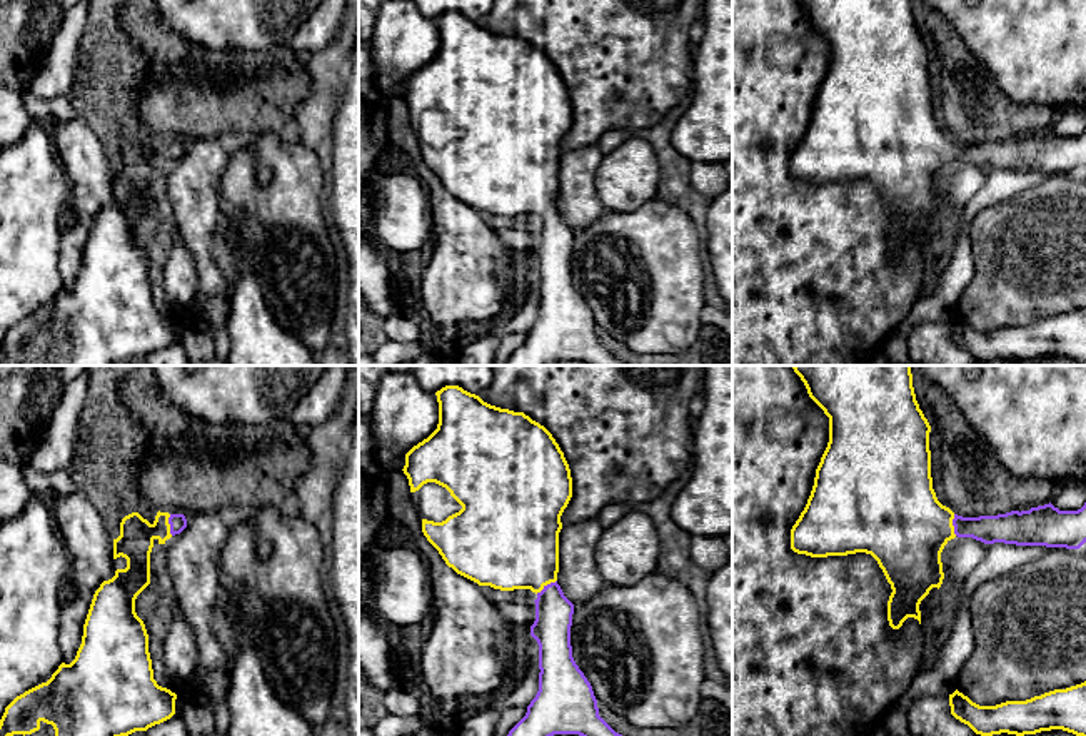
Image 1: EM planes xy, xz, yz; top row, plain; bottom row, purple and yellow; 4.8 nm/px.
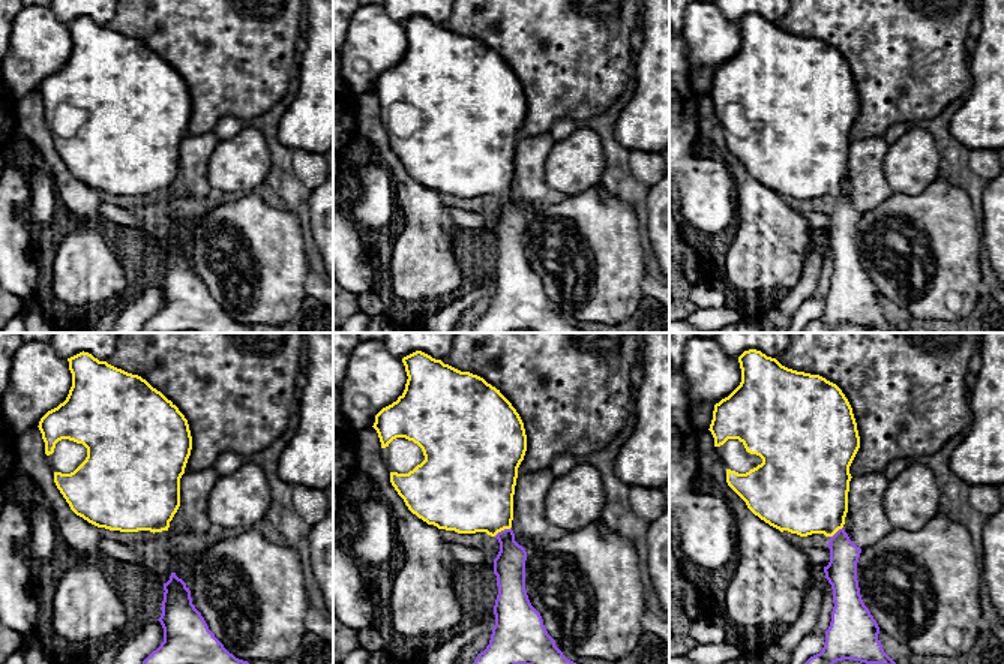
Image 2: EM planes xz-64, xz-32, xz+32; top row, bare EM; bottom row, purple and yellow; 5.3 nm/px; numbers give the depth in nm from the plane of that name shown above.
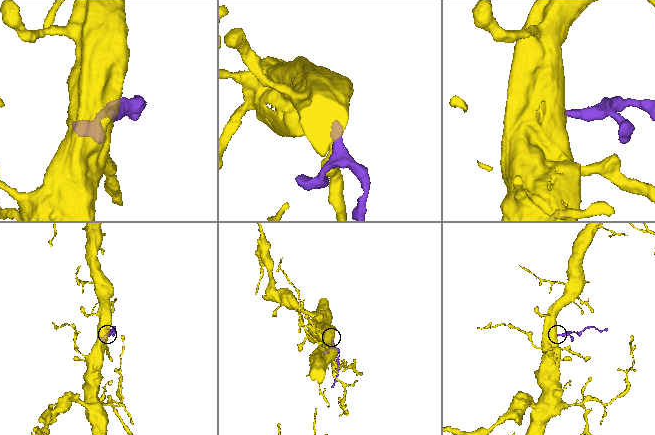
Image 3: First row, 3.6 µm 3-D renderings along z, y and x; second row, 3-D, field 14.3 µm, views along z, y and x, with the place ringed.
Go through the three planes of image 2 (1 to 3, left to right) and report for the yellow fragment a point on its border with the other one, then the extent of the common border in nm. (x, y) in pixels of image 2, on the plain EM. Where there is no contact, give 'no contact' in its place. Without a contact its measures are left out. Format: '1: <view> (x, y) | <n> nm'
1: no contact
2: xz-32 (502, 195) | 110 nm
3: xz+32 (838, 195) | 90 nm

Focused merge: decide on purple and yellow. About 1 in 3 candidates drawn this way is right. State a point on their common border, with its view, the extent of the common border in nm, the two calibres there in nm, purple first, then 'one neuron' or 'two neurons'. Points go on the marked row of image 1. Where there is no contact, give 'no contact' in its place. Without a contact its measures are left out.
xz (548, 584) | 120 nm | 180/440 nm | one neuron

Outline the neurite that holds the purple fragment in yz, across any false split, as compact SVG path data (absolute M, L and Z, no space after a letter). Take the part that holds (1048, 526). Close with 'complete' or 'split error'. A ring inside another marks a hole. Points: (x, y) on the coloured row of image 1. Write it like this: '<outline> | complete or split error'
M791 365L791 367L804 382L809 397L829 417L829 442L816 469L814 486L807 499L807 504L791 529L791 549L797 554L806 554L811 557L847 556L856 552L871 554L877 561L879 567L882 569L892 589L887 601L887 621L892 629L899 629L908 618L914 618L921 624L919 604L933 587L938 587L938 589L941 587L944 579L941 552L944 546L956 536L973 537L984 544L1004 542L1004 544L1016 544L1016 546L1046 546L1046 547L1066 547L1066 549L1079 549L1086 542L1086 502L1078 511L1059 511L1049 502L1021 512L1011 511L998 516L963 517L954 514L949 507L943 506L938 501L936 492L933 489L933 477L931 477L931 451L929 451L931 426L916 401L911 365Z | split error

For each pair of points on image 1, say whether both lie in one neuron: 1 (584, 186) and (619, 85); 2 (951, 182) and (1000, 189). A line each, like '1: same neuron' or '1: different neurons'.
1: different neurons
2: same neuron

